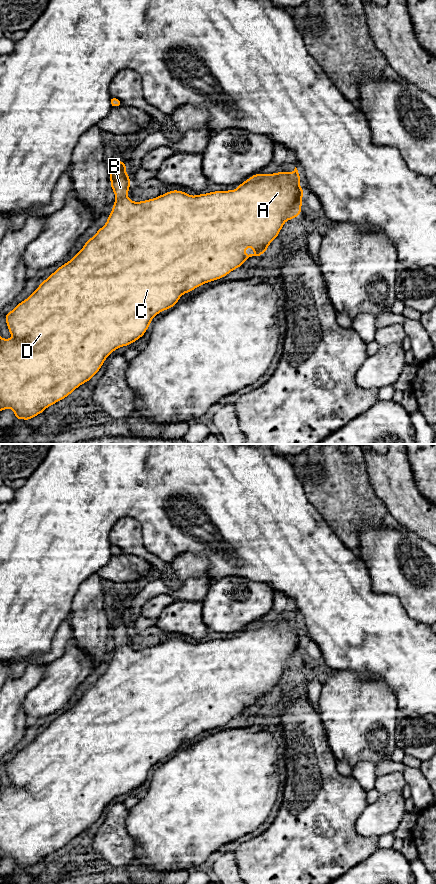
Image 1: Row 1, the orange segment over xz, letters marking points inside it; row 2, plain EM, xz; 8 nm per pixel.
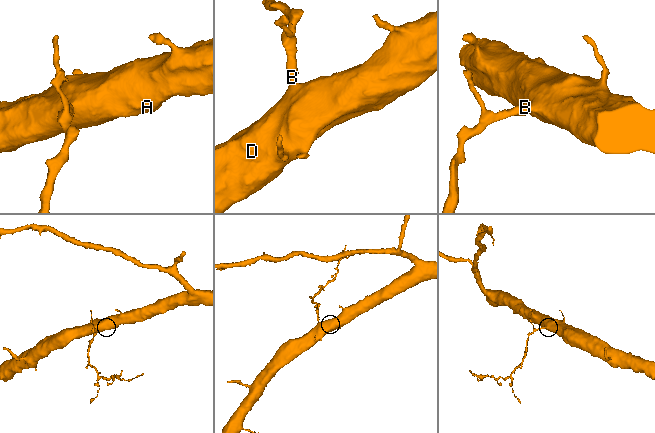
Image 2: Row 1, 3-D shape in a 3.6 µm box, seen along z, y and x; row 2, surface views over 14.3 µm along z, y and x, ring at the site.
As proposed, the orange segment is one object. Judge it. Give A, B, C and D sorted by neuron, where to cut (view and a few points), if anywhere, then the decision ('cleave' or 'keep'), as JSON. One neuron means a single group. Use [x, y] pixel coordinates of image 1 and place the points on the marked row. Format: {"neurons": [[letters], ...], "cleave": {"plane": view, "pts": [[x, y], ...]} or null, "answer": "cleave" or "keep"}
{"neurons": [["A", "B", "C", "D"]], "cleave": null, "answer": "keep"}

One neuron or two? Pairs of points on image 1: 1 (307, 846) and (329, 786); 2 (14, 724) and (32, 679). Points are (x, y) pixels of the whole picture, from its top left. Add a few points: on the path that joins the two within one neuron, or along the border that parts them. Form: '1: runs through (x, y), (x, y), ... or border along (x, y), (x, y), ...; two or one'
1: runs through (314, 831), (319, 812), (319, 801); one
2: runs through (14, 713), (14, 697), (21, 690); one

